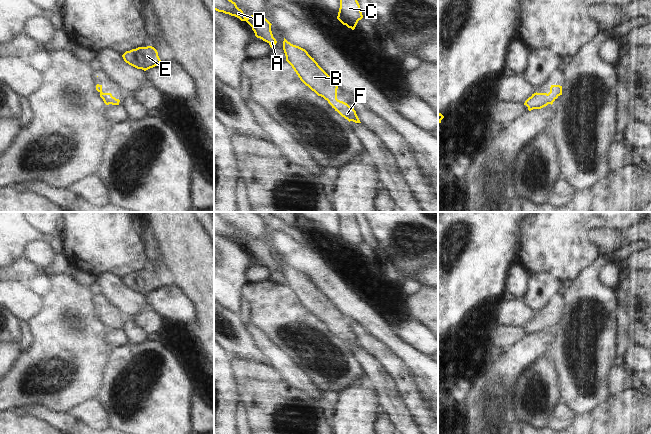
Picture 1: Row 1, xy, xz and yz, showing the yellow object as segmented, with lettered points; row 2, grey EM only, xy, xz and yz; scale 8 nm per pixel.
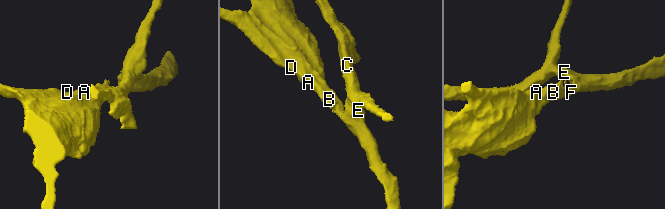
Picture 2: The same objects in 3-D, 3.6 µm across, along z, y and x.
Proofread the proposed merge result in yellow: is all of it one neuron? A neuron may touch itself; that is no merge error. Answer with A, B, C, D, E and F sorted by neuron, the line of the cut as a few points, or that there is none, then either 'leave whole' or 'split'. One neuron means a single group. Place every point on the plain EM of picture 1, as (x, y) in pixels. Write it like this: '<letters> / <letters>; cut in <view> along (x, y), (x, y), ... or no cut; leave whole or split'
A B C D E F; no cut; leave whole

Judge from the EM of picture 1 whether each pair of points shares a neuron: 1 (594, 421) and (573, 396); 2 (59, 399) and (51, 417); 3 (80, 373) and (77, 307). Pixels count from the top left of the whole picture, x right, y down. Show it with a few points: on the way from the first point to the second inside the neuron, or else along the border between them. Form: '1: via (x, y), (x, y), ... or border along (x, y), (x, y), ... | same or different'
1: border along (607, 400), (588, 412), (575, 415) | different
2: border along (31, 407), (45, 406), (67, 413) | different
3: via (77, 357), (77, 323) | same

